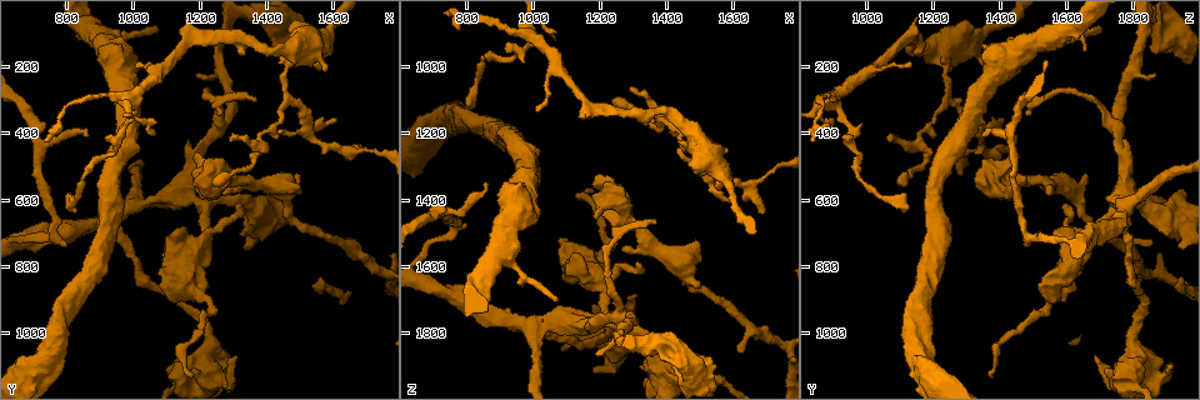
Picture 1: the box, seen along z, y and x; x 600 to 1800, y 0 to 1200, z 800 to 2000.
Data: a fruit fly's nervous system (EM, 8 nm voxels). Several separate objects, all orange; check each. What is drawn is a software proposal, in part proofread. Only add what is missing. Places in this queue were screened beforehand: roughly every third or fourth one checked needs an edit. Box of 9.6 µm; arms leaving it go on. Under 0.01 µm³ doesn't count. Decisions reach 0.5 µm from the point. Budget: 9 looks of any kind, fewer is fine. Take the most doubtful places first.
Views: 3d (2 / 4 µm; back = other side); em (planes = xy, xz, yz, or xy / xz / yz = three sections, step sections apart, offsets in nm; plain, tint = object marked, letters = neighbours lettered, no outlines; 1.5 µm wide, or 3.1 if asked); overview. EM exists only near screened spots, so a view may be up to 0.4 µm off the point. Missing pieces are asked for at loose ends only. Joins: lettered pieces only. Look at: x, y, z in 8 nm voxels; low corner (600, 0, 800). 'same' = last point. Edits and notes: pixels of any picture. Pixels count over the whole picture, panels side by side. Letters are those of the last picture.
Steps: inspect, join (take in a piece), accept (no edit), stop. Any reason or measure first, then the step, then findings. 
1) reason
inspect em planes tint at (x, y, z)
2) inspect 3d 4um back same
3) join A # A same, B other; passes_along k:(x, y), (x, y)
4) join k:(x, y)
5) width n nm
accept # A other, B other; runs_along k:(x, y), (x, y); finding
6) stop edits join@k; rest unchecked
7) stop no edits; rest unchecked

tapers out
inspect 3d 2um at (1080, 90, 1700)

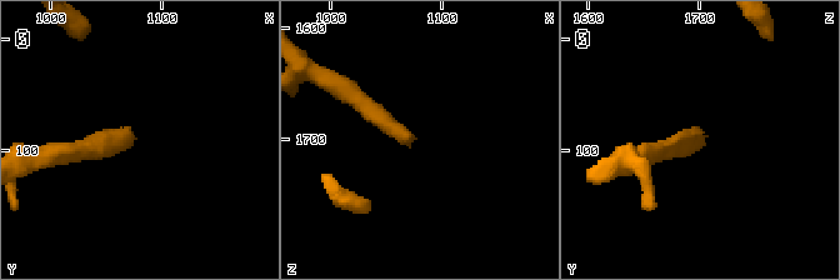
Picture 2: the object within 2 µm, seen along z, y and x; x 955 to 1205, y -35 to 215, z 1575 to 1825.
inspect em yz step 8 letters at (1080, 88, 1698)

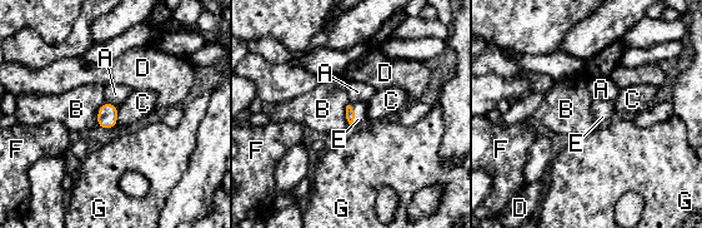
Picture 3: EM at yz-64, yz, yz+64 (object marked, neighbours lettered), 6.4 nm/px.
longest_contact B 180 nm
join E # A other, B other, C other, D other, E same, F other, G other; it goes on there

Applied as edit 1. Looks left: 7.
branch stops here
inspect em planes letters at (1570, 220, 1250)

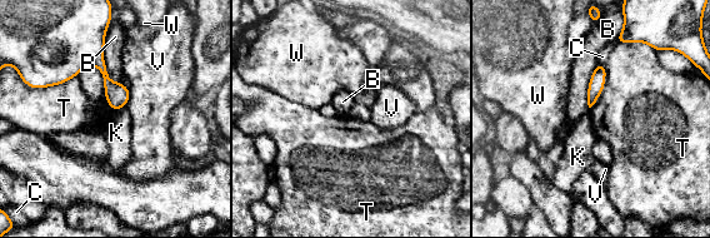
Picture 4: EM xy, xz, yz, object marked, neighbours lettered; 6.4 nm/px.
longest_contact B 360 nm
accept # B other, C other, K other, T other, V other, W other; none of them fits

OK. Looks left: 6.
branch stops here
inspect em xy step 4 tint at (1220, 870, 1610)

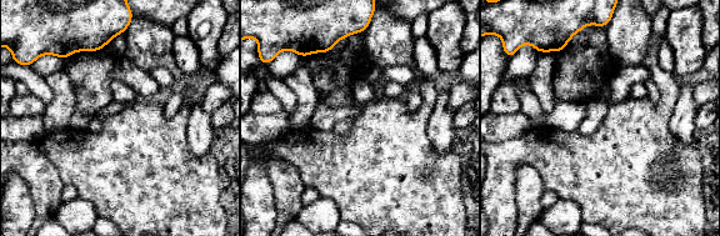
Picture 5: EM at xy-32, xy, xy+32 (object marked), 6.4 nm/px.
inspect em planes letters same

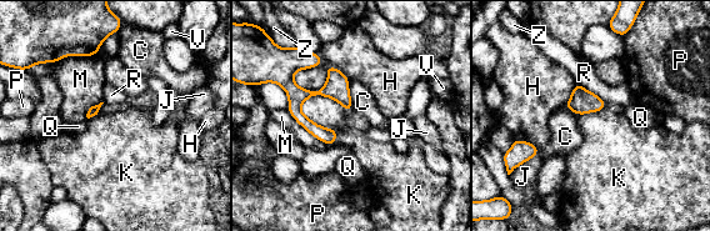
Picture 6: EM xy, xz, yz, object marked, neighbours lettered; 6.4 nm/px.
longest_contact M 380 nm
accept # C other, H other, J other, K other, M other, P other, Q other, R other, V other, Z other; runs_along 6:(286, 84), (294, 110), (331, 141); none of them fits

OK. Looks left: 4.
thin end
inspect 3d 4um at (1070, 400, 920)

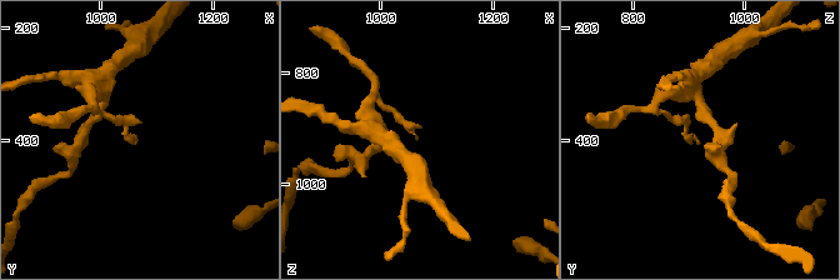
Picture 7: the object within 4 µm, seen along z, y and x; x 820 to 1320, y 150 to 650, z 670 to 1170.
inspect em planes letters at (1060, 410, 915)

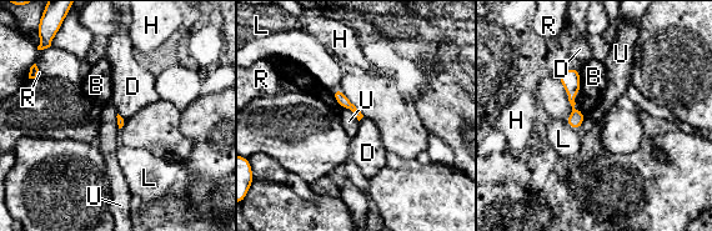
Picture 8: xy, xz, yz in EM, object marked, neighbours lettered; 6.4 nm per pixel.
longest_contact U 140 nm
accept # B other, D other, H other, L other, R other, U other; runs_along 8:(572, 71), (576, 125); none of them fits

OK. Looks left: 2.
stop edits join@3; rest unchecked

